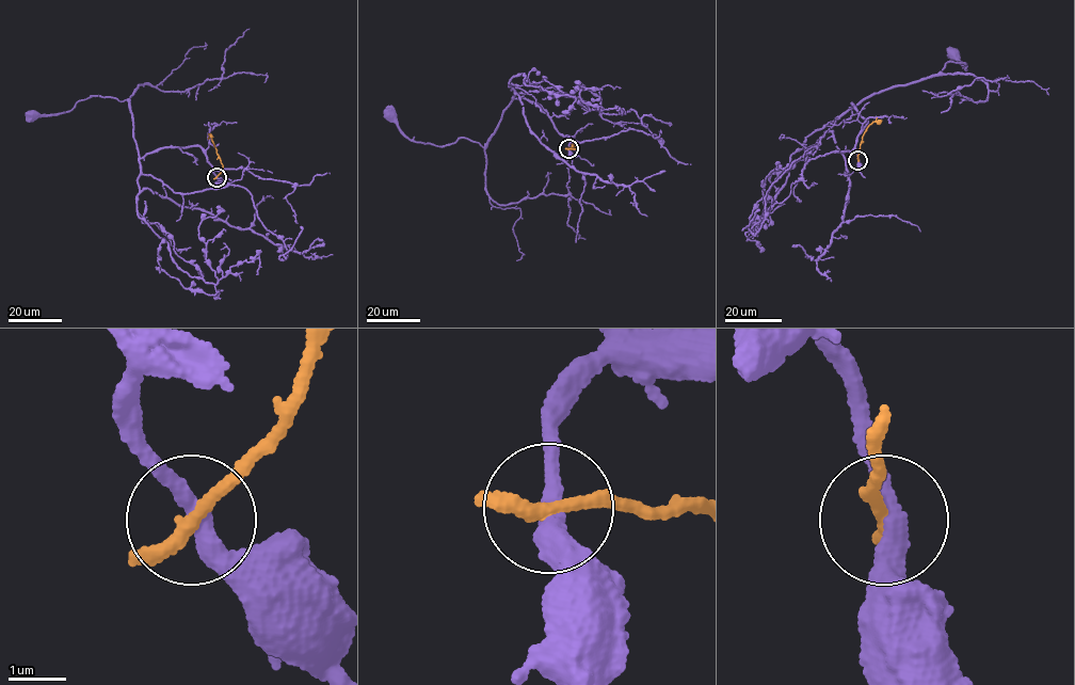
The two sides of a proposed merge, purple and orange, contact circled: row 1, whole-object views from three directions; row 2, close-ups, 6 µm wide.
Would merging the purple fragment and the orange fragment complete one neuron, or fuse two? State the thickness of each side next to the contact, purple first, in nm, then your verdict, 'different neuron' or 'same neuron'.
320 nm thick on the purple side, 240 nm on the other; different neuron

